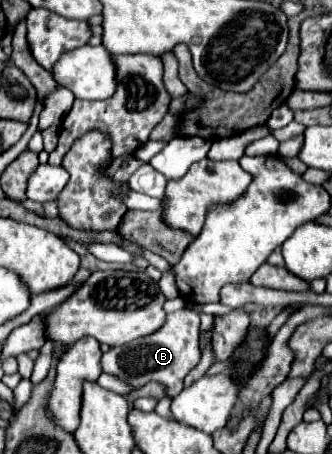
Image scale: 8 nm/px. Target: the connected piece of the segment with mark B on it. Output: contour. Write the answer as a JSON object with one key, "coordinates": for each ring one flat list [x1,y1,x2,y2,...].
{"coordinates":[[178,310,166,316,166,322,152,336,138,338,130,344,110,348,102,356,102,370,112,374,132,386,134,390,142,388,148,382,160,382,168,398,174,398,184,388,184,376,200,362,200,316,194,310]]}

